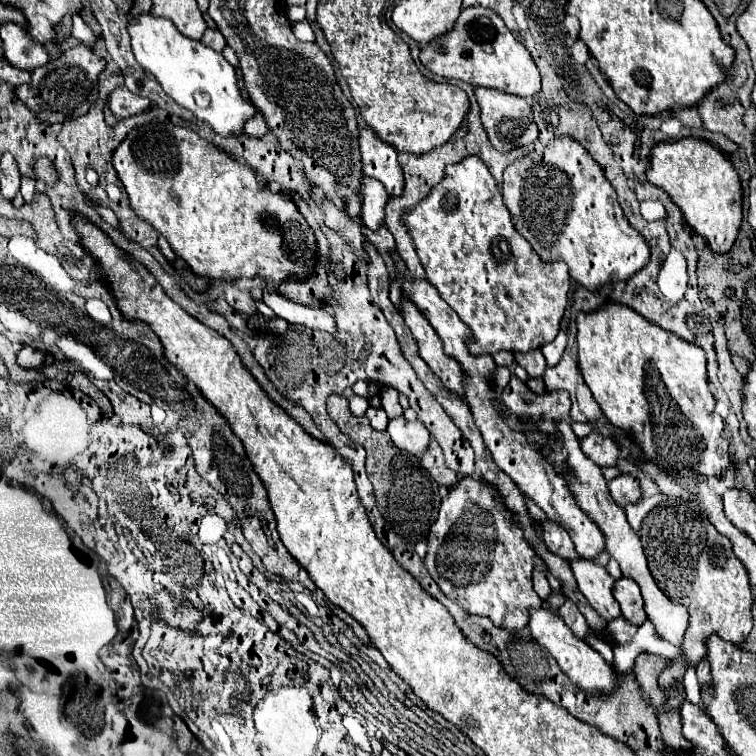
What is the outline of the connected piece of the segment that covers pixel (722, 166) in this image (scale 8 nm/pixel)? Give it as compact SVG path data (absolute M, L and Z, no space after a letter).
M685 137L679 141L661 141L651 149L647 181L655 187L661 187L669 197L679 205L689 227L699 233L705 243L715 253L727 253L733 247L741 225L741 181L731 161L715 145L697 139Z

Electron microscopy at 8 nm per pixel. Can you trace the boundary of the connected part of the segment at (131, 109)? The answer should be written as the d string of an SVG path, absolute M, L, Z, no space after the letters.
M117 87L115 91L111 91L107 105L117 119L127 119L137 113L143 113L149 107L149 99L131 93L127 87Z

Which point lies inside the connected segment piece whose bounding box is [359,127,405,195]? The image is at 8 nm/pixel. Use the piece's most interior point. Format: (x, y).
(378, 159)

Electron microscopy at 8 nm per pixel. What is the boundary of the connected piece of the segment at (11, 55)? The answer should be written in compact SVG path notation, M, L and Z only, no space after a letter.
M15 23L1 25L3 39L3 57L17 69L37 69L49 61L49 55L43 45L33 45L25 31Z

